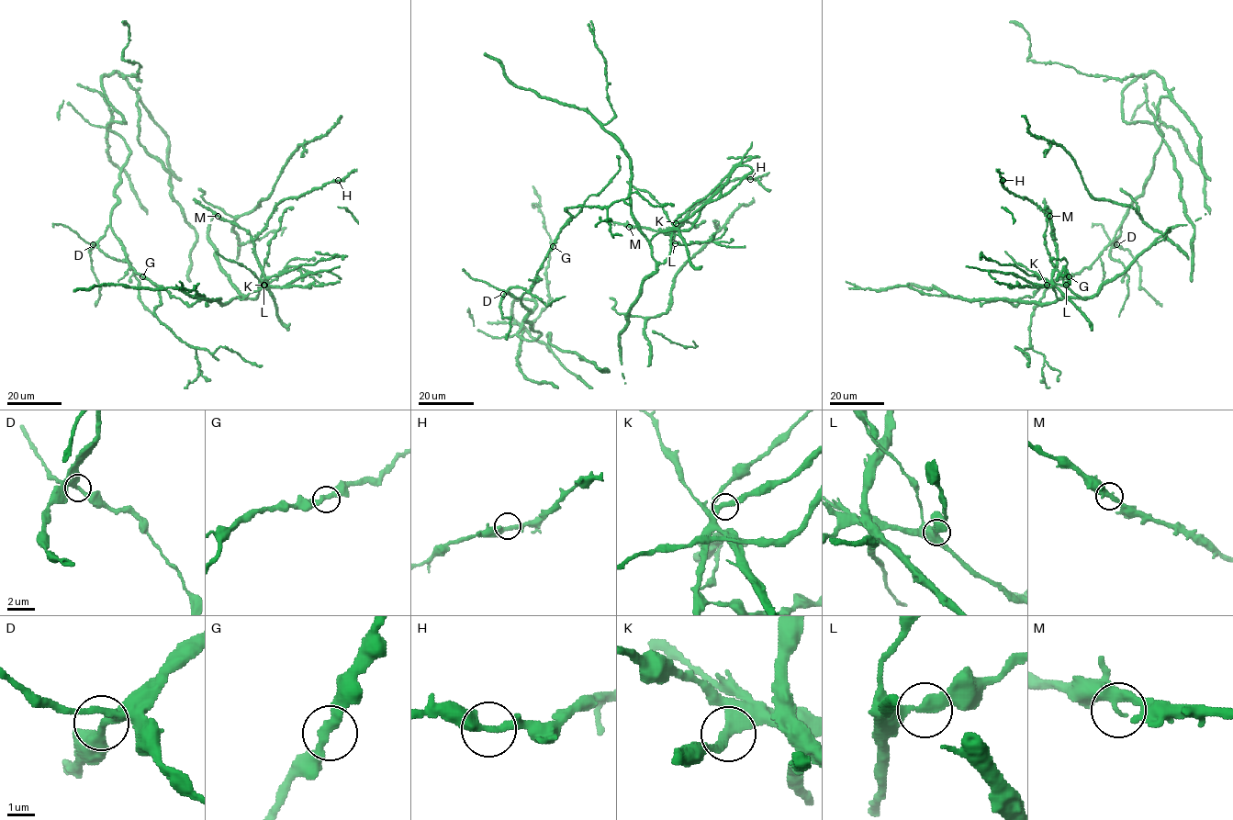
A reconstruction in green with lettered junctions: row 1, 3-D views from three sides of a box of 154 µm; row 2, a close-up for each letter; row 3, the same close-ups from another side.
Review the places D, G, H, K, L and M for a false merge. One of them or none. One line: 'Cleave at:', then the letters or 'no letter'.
Cleave at: no letter

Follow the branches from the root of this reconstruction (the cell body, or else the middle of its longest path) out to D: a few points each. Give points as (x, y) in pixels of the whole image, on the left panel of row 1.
D: (141, 276), (130, 265), (125, 248), (108, 226), (106, 234), (93, 245)

